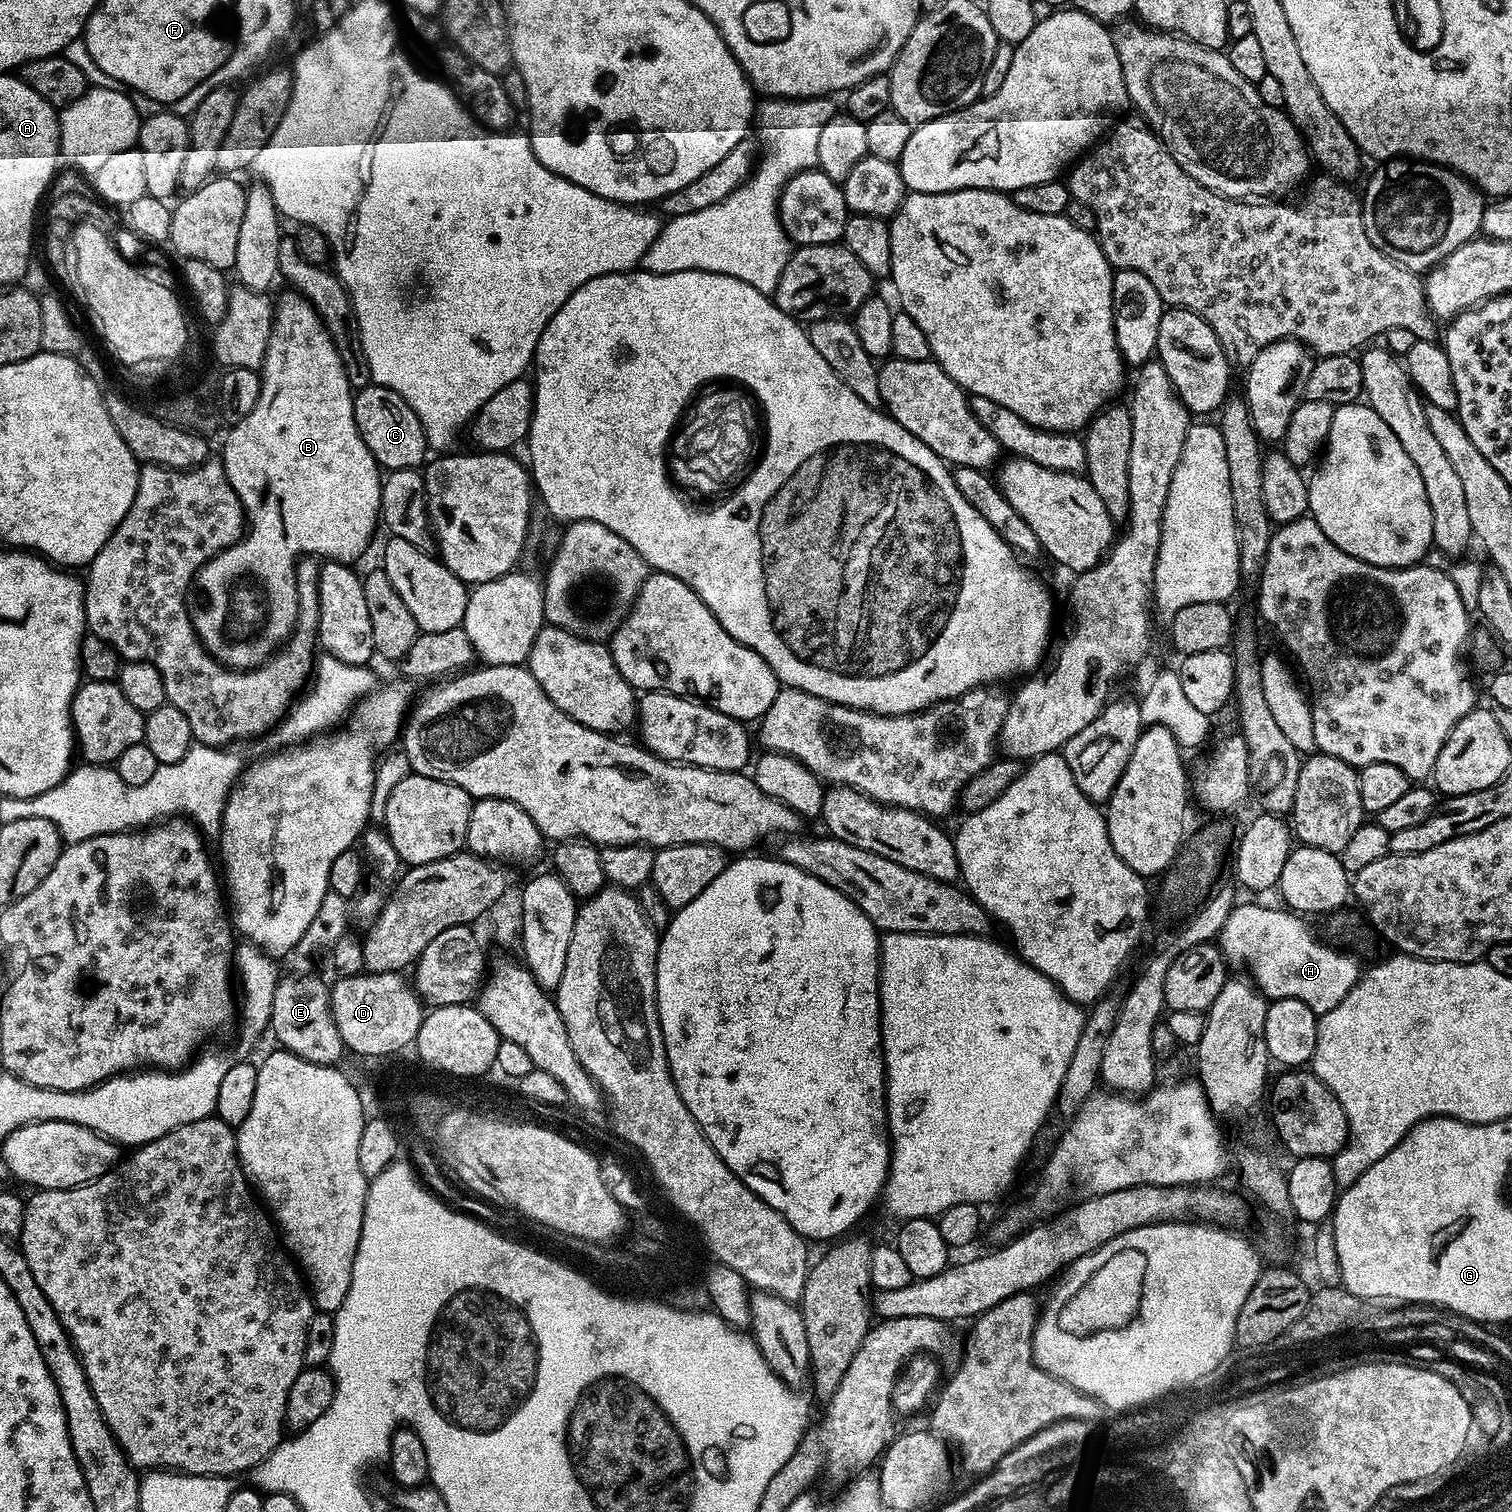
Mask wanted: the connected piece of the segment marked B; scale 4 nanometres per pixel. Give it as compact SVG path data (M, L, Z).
M284 290L280 297L275 297L274 311L272 314L272 333L270 342L266 346L264 363L258 369L260 373L260 393L258 403L254 410L246 414L246 418L239 420L237 424L231 425L228 437L224 440L224 453L222 459L226 478L230 486L234 486L234 494L244 507L246 517L246 531L242 539L229 548L223 548L215 558L206 562L197 570L194 581L194 591L190 596L190 615L192 625L196 631L196 637L202 642L202 646L218 663L233 670L247 670L257 668L264 664L276 652L276 649L292 635L296 628L298 618L298 590L296 589L296 566L302 558L323 558L328 562L351 565L368 548L372 535L376 532L376 524L381 523L380 519L380 486L382 483L382 469L376 463L374 454L370 454L370 446L362 442L362 434L358 434L358 426L354 422L354 402L352 401L354 389L346 378L346 370L342 366L342 358L322 322L322 318L310 306L305 296L298 292Z

